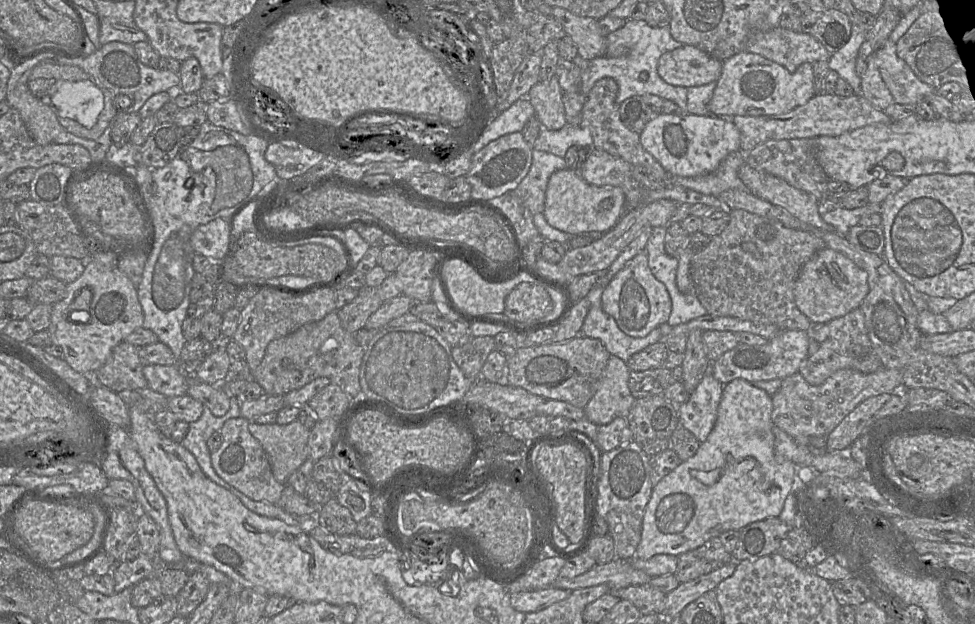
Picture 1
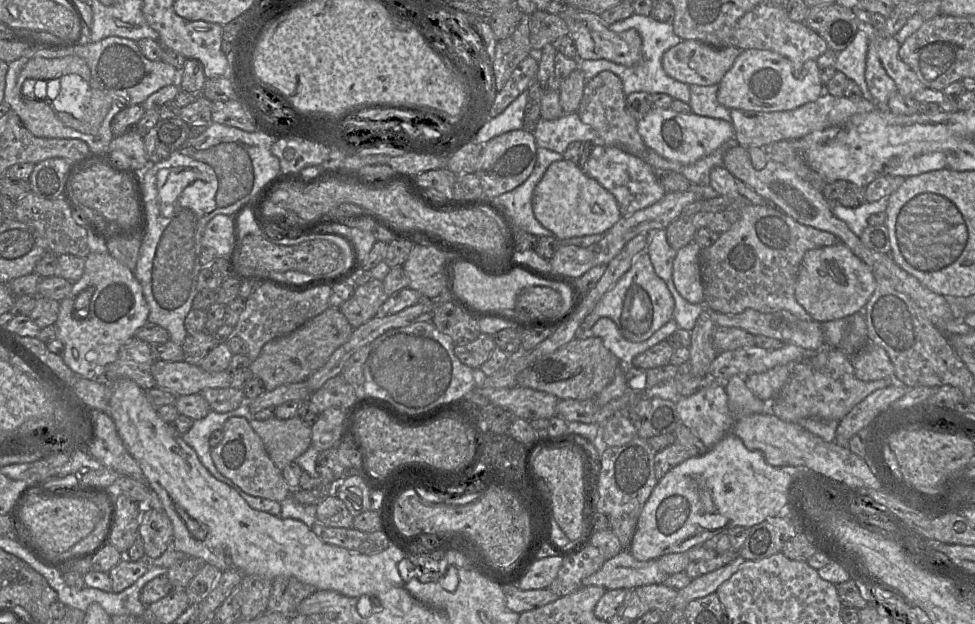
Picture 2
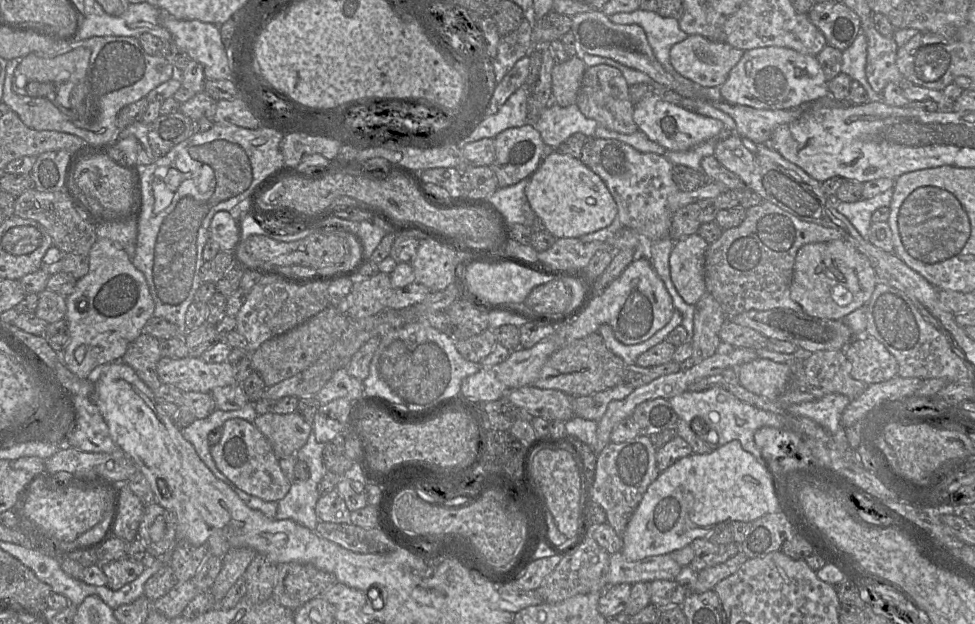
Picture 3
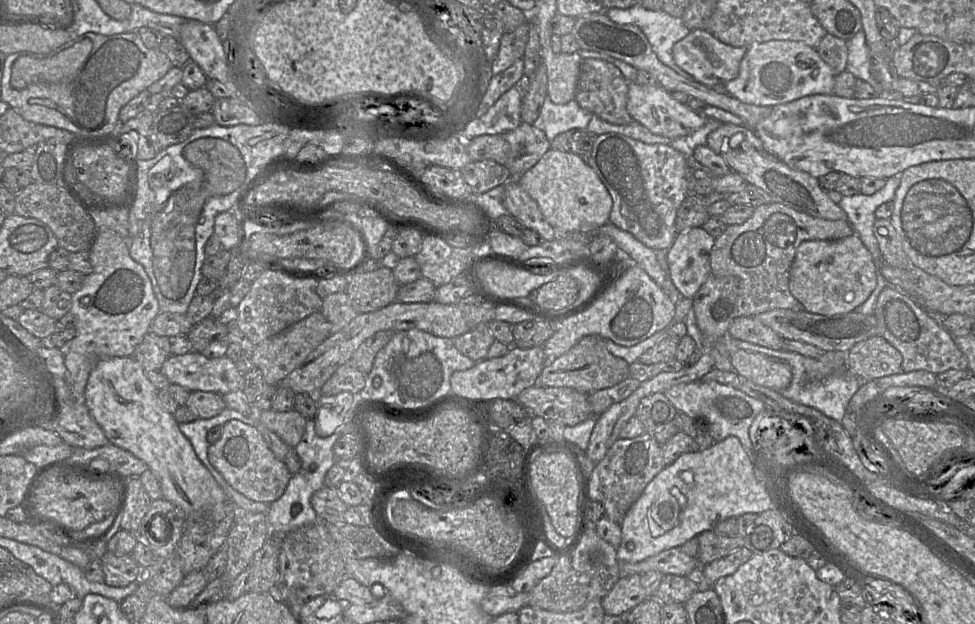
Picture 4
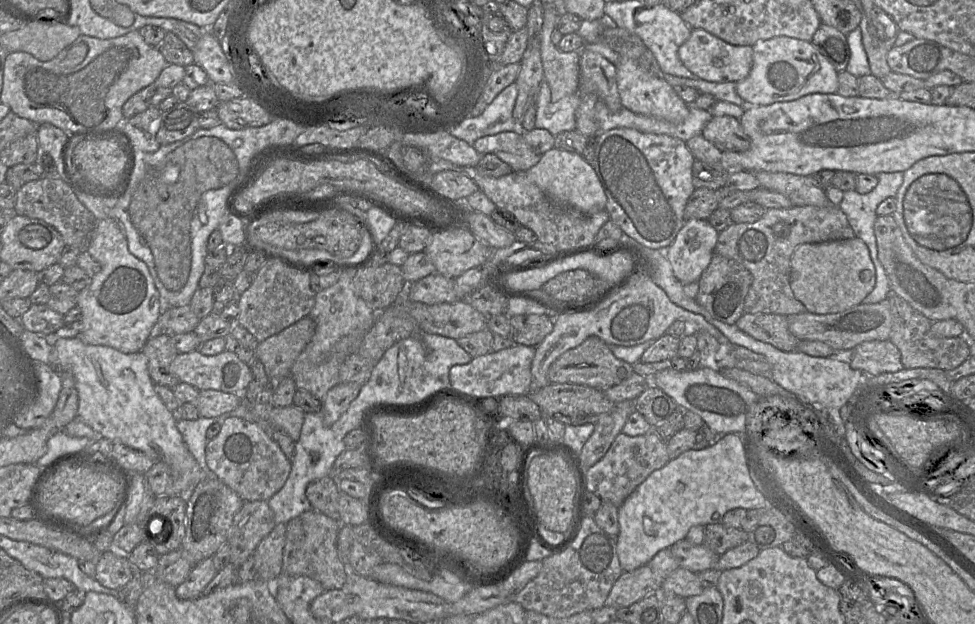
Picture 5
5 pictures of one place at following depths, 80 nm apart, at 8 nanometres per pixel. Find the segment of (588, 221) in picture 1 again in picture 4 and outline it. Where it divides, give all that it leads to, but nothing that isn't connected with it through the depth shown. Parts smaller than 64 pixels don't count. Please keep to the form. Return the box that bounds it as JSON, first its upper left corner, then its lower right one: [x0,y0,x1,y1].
[518,148,612,234]

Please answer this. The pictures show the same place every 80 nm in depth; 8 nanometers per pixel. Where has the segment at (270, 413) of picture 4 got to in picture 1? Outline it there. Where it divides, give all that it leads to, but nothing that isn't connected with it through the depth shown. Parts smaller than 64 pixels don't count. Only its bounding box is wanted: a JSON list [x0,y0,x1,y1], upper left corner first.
[248,419,309,484]

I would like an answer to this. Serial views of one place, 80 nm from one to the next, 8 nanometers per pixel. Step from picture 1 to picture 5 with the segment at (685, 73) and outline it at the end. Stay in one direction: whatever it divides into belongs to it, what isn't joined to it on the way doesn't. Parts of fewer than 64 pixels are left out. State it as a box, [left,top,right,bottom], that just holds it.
[678,28,753,82]

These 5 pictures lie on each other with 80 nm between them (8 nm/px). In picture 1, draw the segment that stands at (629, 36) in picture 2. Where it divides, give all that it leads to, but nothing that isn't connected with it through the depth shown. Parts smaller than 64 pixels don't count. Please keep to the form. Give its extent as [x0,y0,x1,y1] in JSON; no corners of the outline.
[551,7,606,62]

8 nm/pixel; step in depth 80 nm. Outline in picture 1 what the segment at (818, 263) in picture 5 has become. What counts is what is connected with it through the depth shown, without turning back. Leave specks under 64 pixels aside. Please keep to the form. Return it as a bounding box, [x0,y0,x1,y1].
[794,247,869,324]

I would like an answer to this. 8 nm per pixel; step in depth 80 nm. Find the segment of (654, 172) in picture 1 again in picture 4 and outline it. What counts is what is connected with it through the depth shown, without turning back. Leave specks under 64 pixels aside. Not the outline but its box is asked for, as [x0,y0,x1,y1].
[575,59,633,125]

